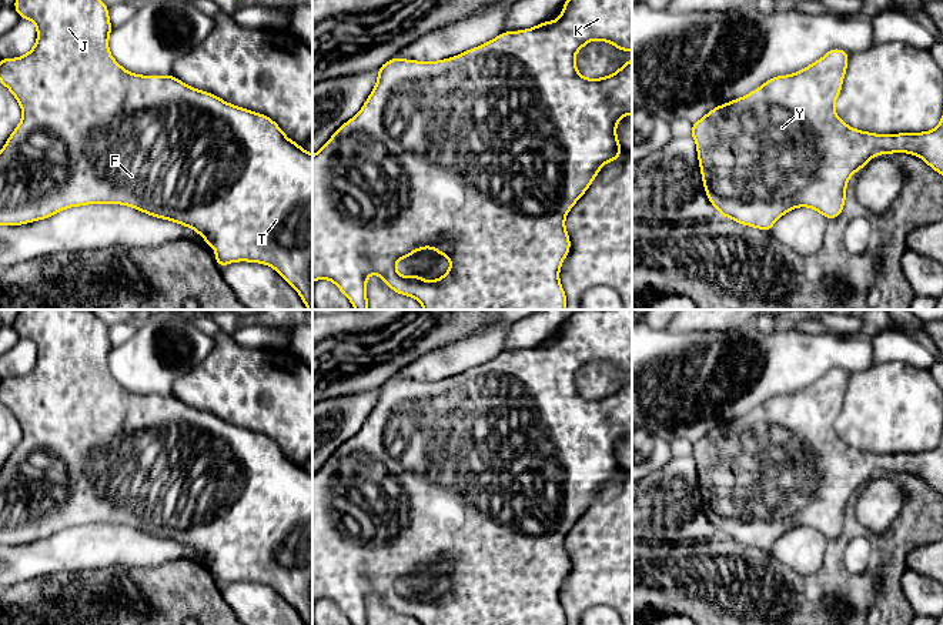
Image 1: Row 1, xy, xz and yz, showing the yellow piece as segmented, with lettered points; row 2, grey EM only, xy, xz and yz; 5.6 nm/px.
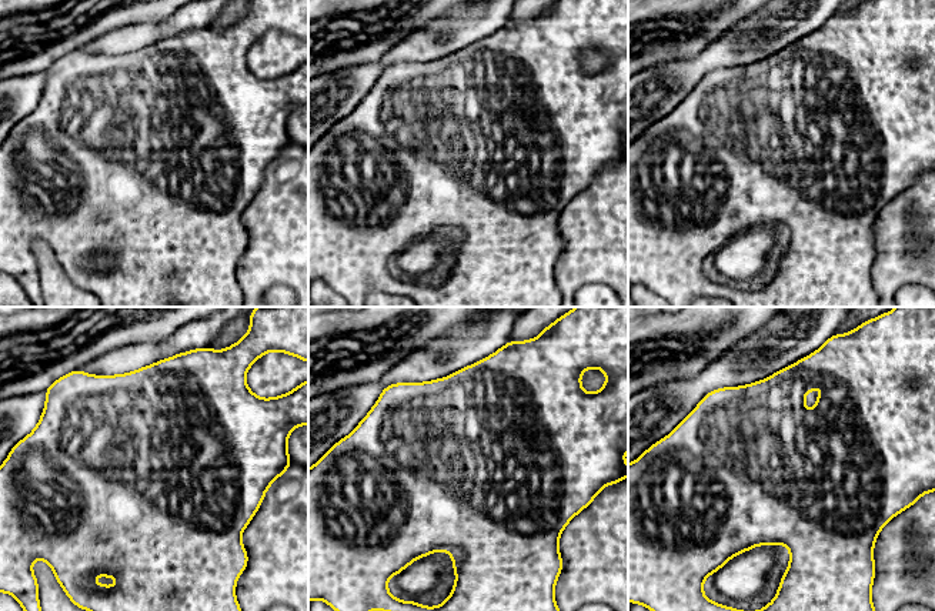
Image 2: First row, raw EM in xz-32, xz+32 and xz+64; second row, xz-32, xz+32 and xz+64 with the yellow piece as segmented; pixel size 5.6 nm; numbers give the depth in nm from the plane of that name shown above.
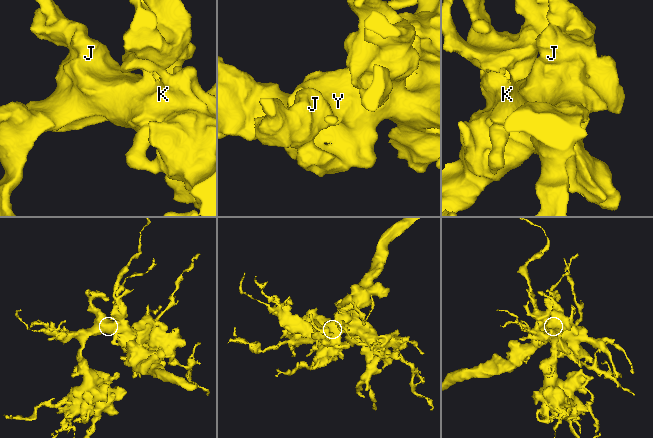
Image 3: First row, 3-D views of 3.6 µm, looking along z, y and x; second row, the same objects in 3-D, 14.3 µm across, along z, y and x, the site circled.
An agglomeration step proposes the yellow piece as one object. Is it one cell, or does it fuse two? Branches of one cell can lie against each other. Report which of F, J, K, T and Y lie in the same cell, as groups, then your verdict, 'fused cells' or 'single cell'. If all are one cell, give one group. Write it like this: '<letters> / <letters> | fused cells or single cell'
F J K T Y | single cell

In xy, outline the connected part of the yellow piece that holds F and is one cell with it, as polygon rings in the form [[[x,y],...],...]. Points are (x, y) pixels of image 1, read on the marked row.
[[[14,0],[20,19],[37,26],[36,46],[17,59],[0,59],[0,83],[19,101],[23,117],[0,151],[0,225],[21,225],[46,220],[66,208],[87,204],[121,204],[161,220],[171,220],[197,231],[215,248],[215,263],[248,261],[272,267],[300,294],[302,303],[312,310],[312,154],[287,138],[274,120],[261,113],[230,104],[220,97],[197,90],[170,76],[140,76],[123,68],[110,54],[108,36],[113,26],[108,6],[101,0]]]

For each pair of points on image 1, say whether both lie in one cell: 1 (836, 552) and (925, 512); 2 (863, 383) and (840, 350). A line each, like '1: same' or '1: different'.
1: same
2: different

